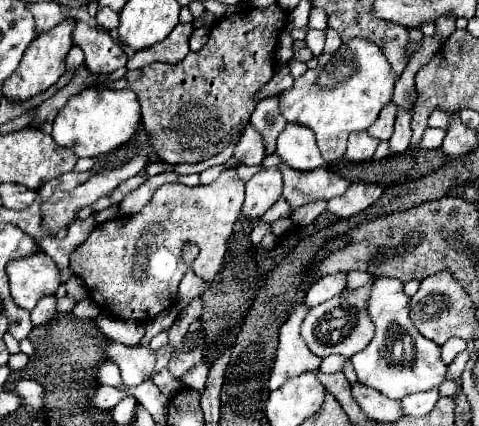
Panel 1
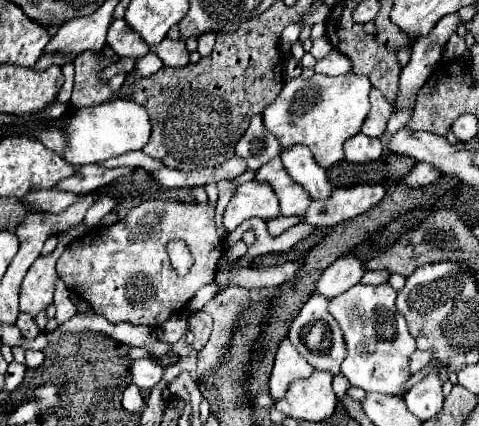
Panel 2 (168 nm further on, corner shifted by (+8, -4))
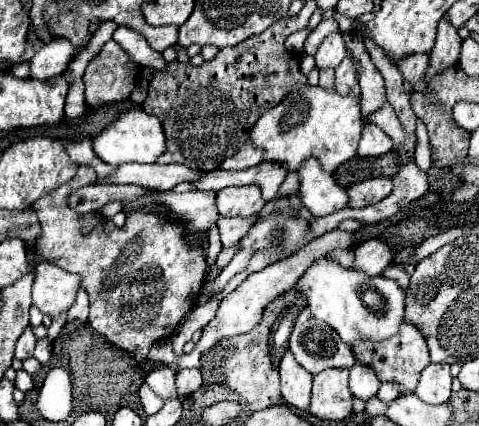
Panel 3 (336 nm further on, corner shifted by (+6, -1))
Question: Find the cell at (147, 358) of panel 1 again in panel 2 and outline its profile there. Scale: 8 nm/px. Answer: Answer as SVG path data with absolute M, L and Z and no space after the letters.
M144 357L144 359L132 361L130 377L132 377L132 383L138 385L140 389L152 389L162 379L162 367L160 367L160 363L156 359Z

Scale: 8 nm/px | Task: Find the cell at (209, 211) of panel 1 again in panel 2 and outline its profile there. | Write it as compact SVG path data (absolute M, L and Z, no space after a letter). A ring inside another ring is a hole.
M148 199L134 207L124 219L114 225L100 227L94 233L88 233L80 241L66 245L64 253L56 263L56 271L66 283L66 287L76 293L80 299L88 301L96 315L106 317L110 323L128 321L132 325L148 325L160 327L168 317L180 313L186 303L194 297L194 293L212 283L218 271L218 259L224 253L224 241L218 235L216 227L216 205L208 203L182 203L182 201L162 201L162 199ZM170 239L184 239L194 255L194 265L186 277L178 277L170 265L166 255L166 243Z

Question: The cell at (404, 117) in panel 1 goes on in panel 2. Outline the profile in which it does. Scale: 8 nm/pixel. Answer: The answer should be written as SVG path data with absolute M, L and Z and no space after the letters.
M456 13L442 17L428 35L418 37L418 41L412 45L410 63L400 73L398 99L392 103L394 111L404 111L414 107L418 89L426 83L426 79L436 69L438 61L442 59L440 55L442 47L446 45L450 35L456 31L458 23L460 23L460 17Z

